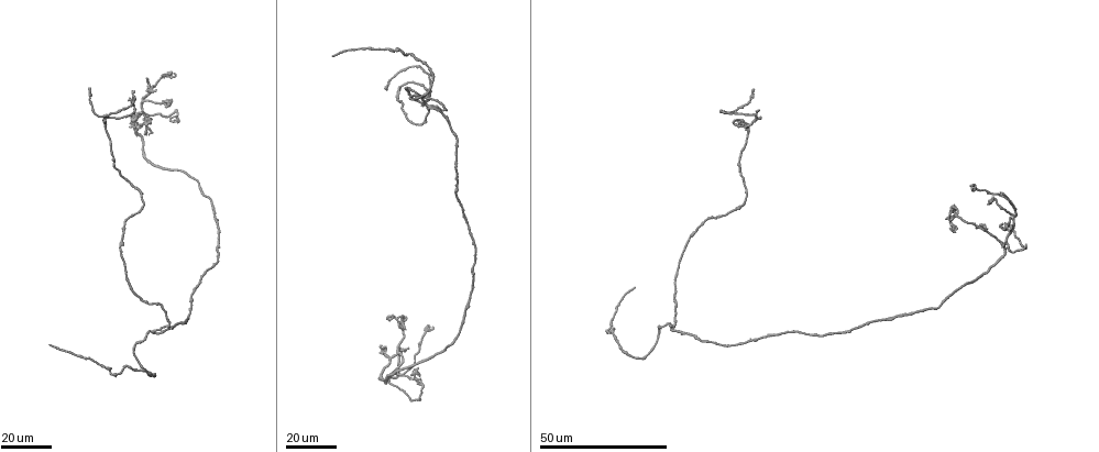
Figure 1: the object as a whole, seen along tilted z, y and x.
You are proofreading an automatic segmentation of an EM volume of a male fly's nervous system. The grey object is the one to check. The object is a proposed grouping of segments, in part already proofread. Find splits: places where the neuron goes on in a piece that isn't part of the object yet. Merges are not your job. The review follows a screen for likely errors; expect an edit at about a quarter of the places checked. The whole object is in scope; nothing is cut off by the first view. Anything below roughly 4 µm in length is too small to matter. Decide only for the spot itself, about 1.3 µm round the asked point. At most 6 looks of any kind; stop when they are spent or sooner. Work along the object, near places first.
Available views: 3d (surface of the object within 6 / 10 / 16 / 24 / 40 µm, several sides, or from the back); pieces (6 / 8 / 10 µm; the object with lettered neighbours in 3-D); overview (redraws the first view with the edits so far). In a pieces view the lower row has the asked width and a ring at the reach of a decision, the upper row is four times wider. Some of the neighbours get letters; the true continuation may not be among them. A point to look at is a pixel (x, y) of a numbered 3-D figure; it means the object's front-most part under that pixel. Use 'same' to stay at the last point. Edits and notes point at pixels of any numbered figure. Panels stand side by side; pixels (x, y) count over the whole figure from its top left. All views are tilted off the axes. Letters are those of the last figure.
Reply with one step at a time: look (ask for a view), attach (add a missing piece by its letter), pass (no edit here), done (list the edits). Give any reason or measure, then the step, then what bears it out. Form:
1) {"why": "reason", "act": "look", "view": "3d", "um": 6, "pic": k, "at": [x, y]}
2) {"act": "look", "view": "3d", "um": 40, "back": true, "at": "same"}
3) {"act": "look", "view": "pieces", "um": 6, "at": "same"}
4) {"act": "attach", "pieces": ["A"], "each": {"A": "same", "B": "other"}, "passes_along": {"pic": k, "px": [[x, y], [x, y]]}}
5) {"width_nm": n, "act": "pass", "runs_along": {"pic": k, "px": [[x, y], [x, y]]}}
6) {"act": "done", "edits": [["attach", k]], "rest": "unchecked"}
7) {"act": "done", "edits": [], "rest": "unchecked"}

{"why": "an open end", "act": "look", "view": "3d", "um": 16, "pic": 1, "at": [48, 343]}

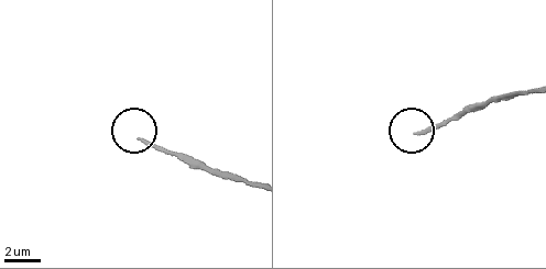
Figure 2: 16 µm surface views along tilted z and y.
{"act": "look", "view": "pieces", "um": 10, "pic": 2, "at": [418, 131]}

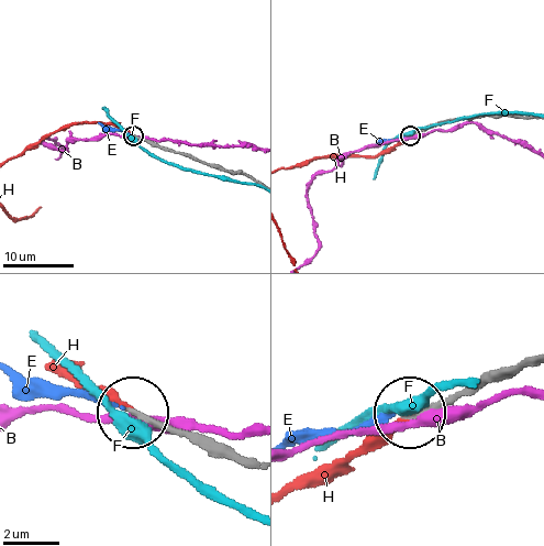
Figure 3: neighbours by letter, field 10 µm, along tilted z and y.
{"act": "attach", "pieces": ["H"], "each": {"B": "other", "E": "other", "F": "other", "H": "same"}, "passes_along": {"pic": 3, "px": [[201, 445], [57, 375]]}, "found": "the neuron continues"}

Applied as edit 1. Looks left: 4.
{"why": "stops while still wide", "act": "look", "view": "3d", "um": 16, "pic": 1, "at": [131, 90]}

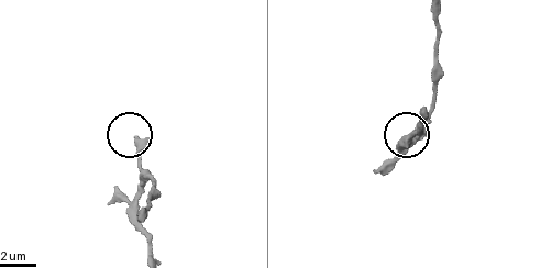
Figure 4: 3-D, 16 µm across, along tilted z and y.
{"why": "what lies round it", "act": "look", "view": "pieces", "um": 8, "pic": 4, "at": [138, 136]}

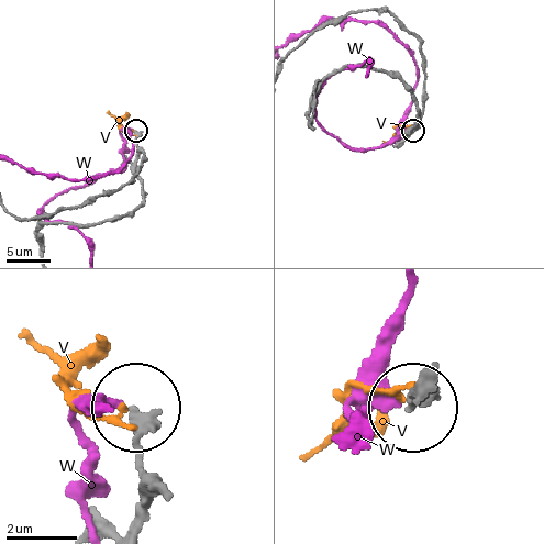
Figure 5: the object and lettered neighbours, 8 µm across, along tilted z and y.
{"act": "pass", "each": {"V": "other", "W": "other"}, "runs_along": {"pic": 5, "px": [[139, 521], [139, 409]]}, "found": "none of them fits"}

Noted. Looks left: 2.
{"why": "an open end", "act": "look", "view": "3d", "um": 16, "pic": 1, "at": [147, 78]}

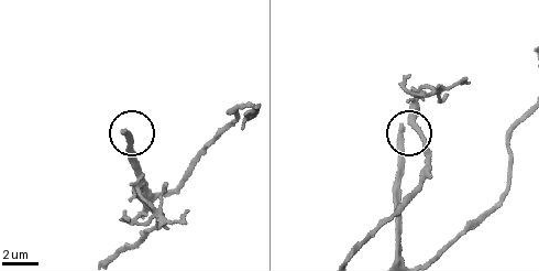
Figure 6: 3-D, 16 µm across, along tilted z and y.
{"act": "look", "view": "pieces", "um": 8, "pic": 6, "at": [120, 130]}

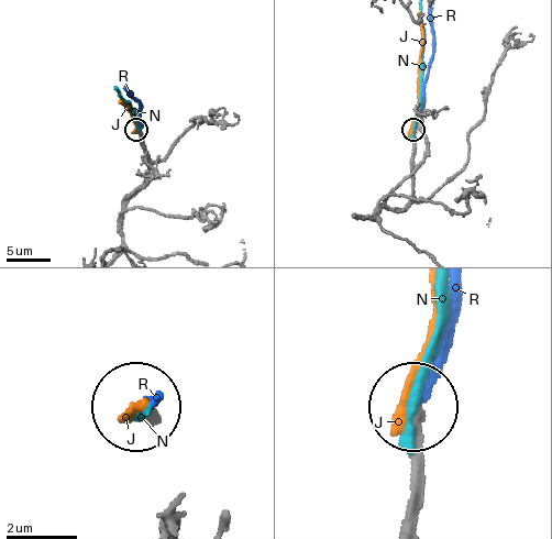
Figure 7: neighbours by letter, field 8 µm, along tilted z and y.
{"act": "attach", "pieces": ["R"], "each": {"J": "other", "N": "other", "R": "same"}, "passes_along": {"pic": 7, "px": [[414, 156], [414, 128], [432, 55], [432, 9]]}, "found": "it goes on there"}

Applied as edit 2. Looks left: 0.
{"act": "done", "edits": [["attach", 3], ["attach", 7]], "rest": "unchecked"}

